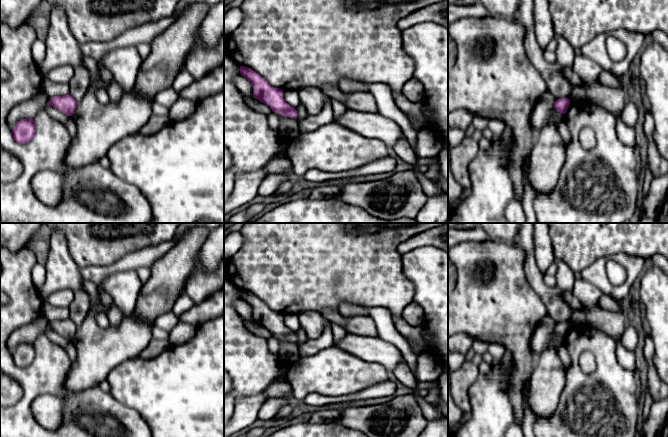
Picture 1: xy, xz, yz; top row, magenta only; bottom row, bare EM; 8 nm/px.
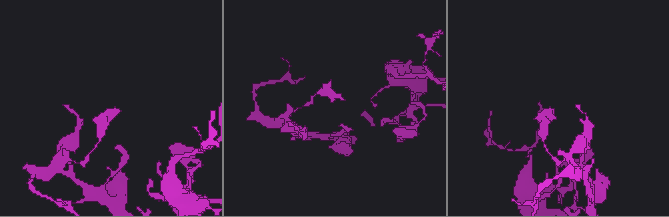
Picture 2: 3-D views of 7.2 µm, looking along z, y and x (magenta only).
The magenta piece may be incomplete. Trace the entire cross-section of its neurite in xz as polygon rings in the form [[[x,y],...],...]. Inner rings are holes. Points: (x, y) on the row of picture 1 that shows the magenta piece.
[[[240,66],[240,73],[251,82],[253,98],[266,104],[279,115],[297,119],[297,111],[295,107],[285,101],[283,90],[272,87],[264,78],[248,67]]]

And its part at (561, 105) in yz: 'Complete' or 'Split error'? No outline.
Complete

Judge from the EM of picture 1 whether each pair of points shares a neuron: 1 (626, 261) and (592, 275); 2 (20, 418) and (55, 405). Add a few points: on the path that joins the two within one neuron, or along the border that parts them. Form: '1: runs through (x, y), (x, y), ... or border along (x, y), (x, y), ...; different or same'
1: runs through (617, 258), (607, 258), (599, 266); same
2: border along (46, 393), (32, 404), (32, 414), (43, 426); different

